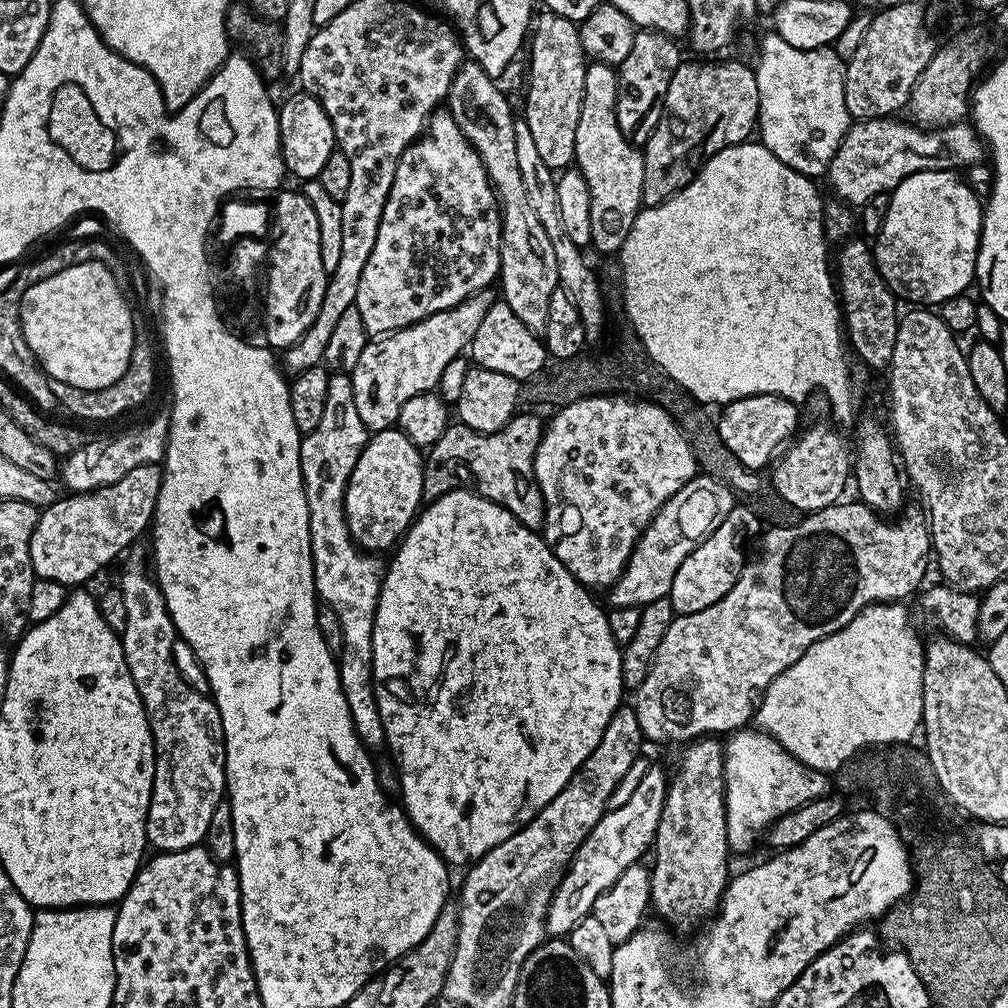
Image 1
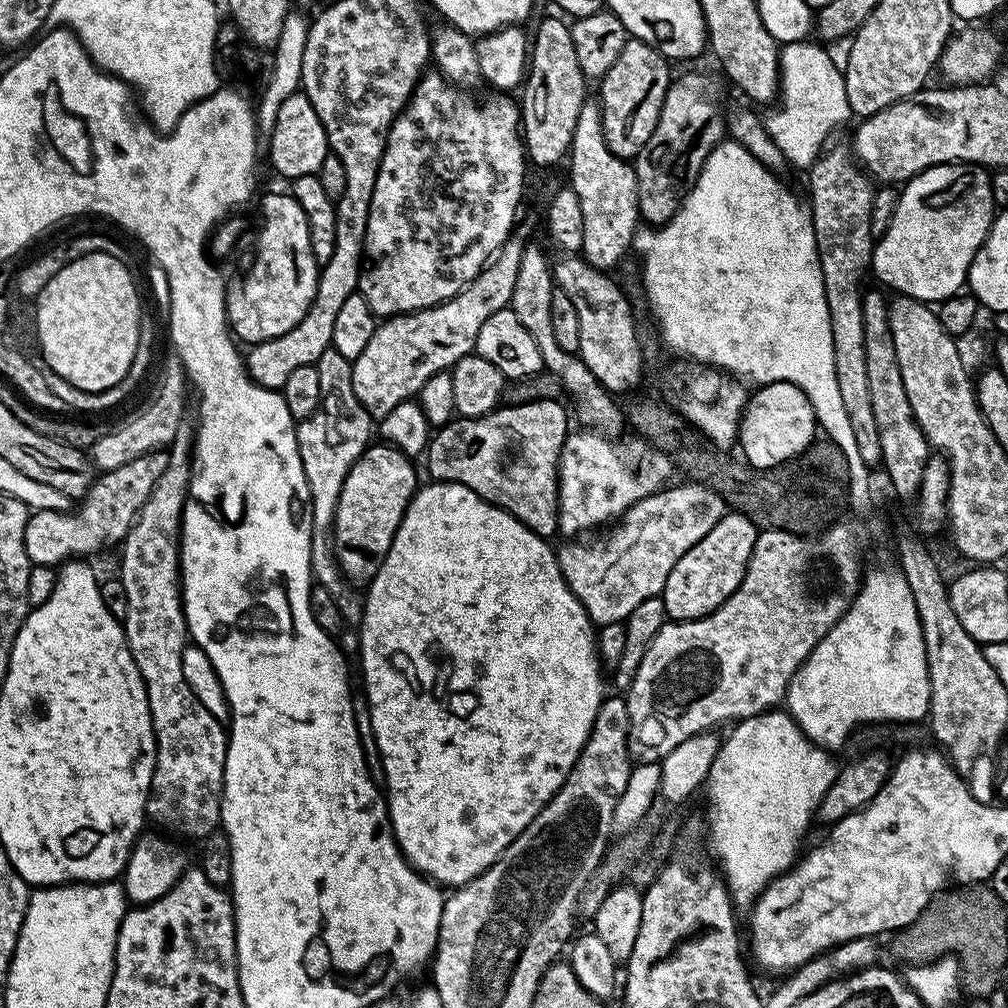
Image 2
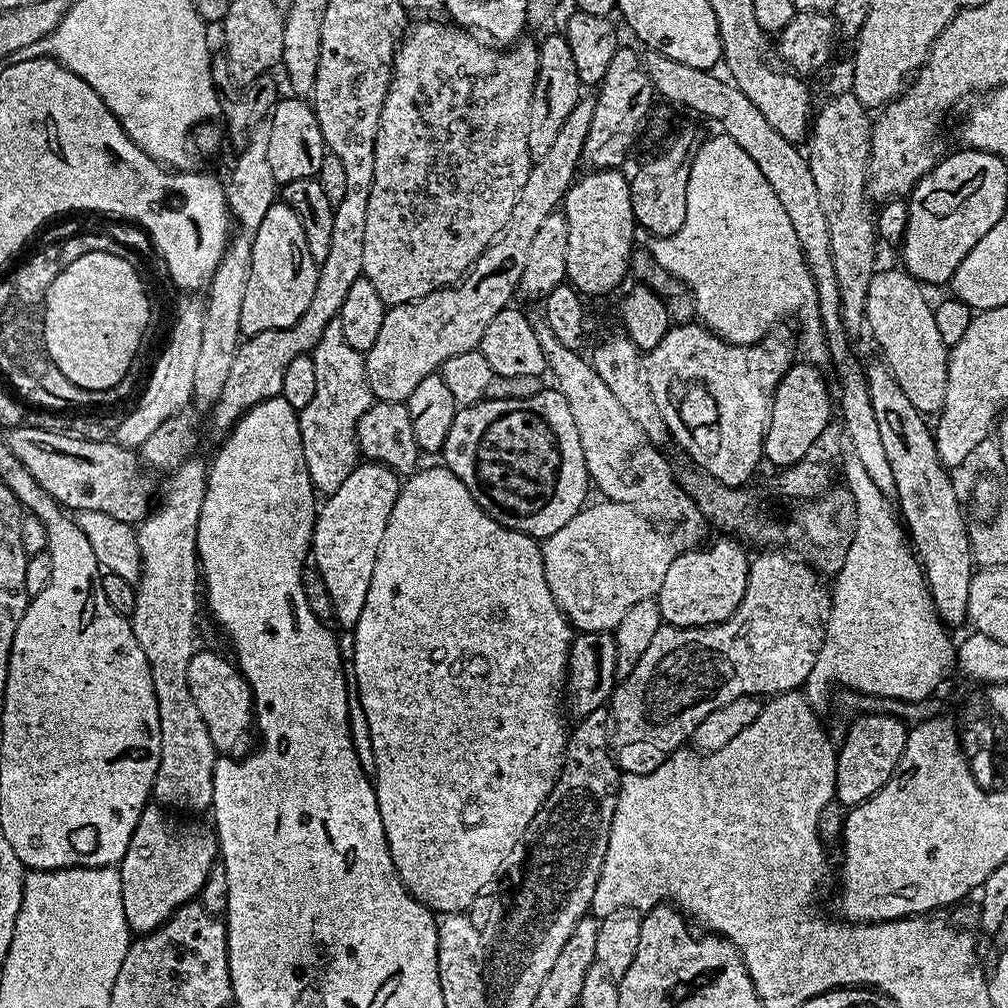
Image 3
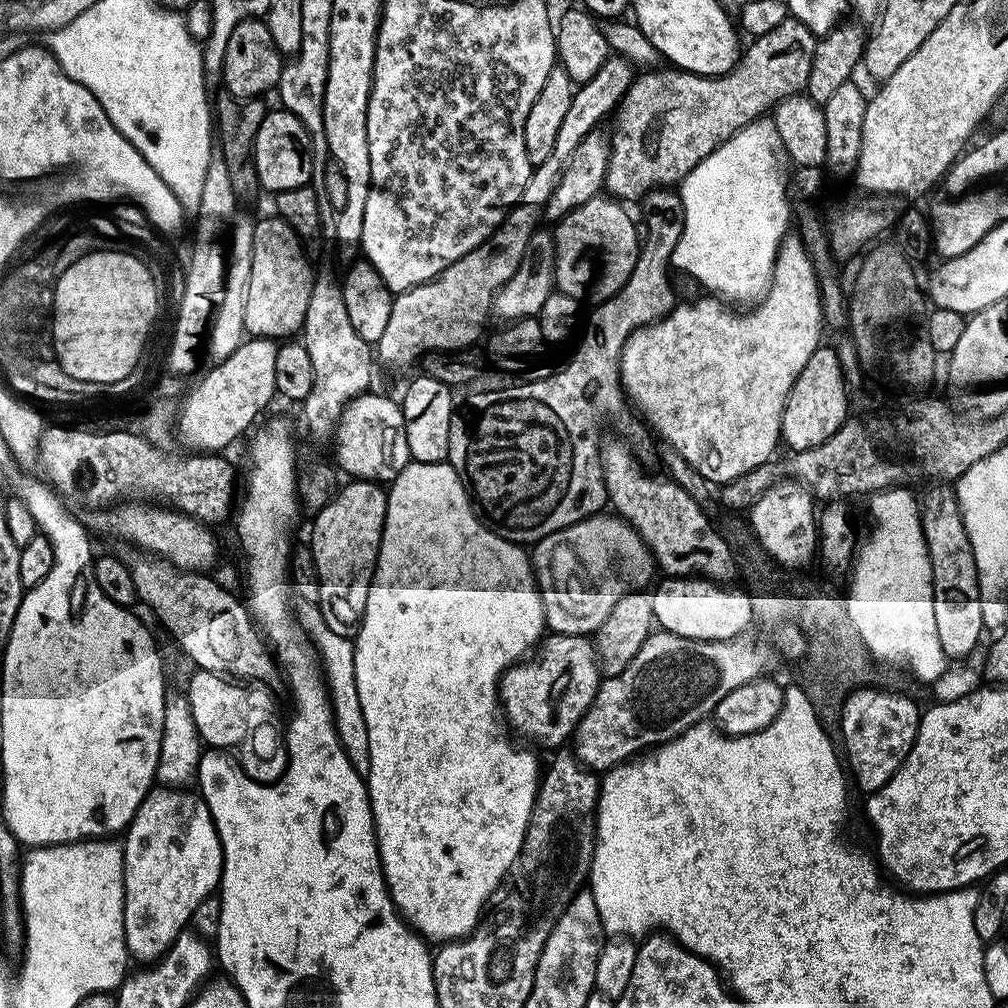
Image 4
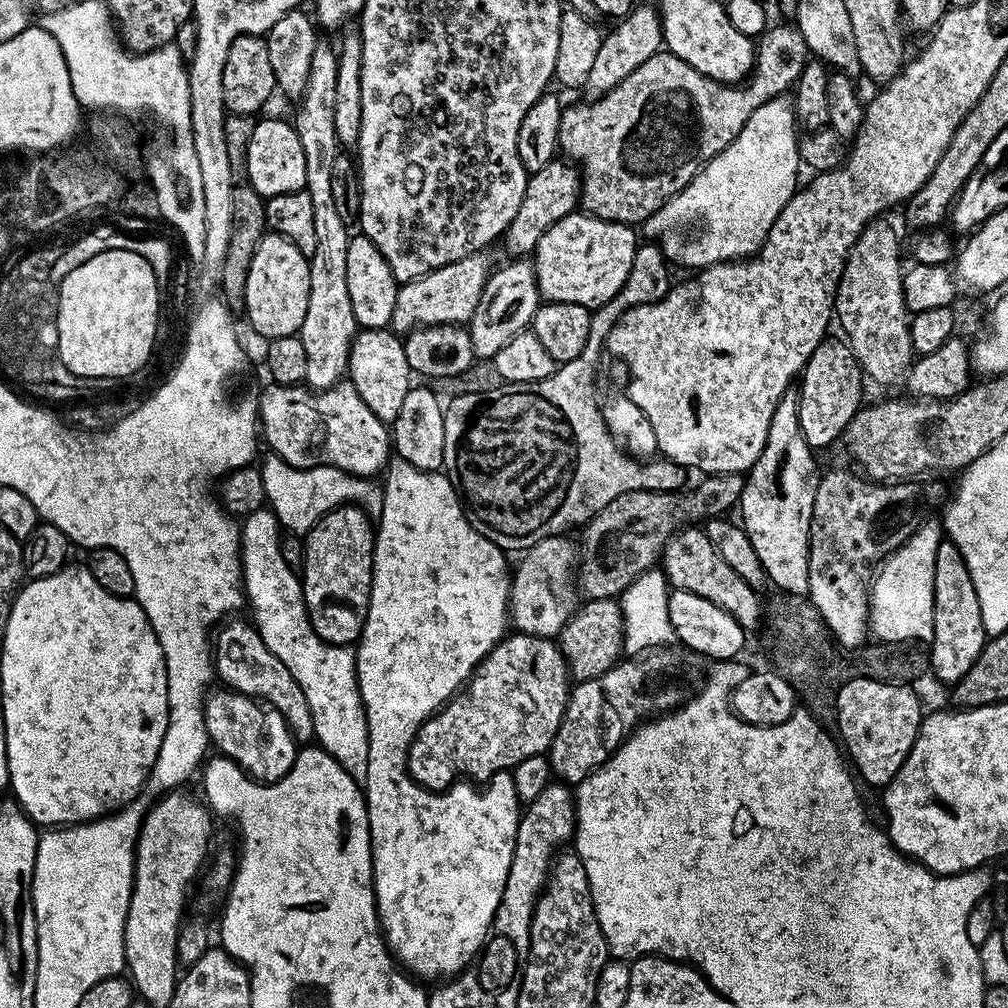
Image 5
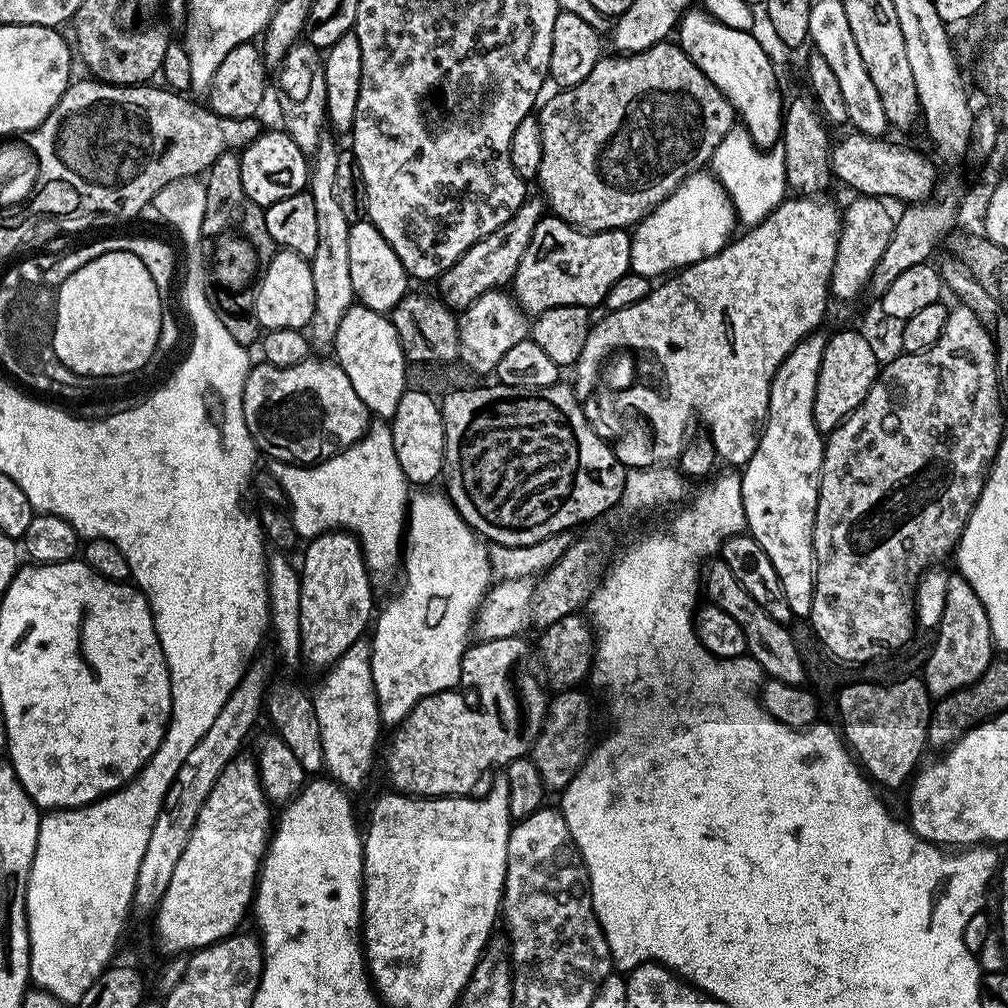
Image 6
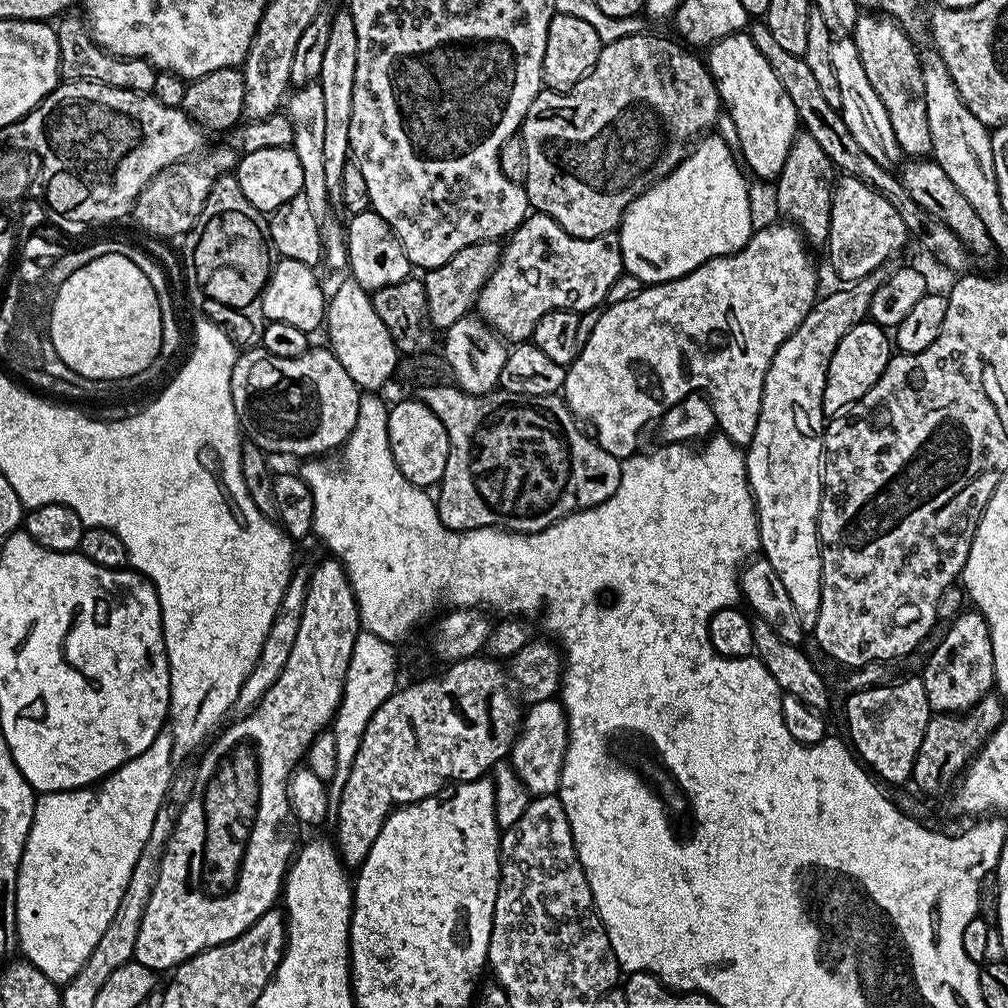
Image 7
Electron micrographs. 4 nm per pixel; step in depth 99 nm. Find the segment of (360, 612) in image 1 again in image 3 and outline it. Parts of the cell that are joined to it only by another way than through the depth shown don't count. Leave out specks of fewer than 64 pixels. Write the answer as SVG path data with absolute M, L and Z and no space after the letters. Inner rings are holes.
M339 319L332 320L322 330L322 336L318 338L310 355L318 386L314 389L314 398L310 398L310 406L301 408L298 412L302 450L313 489L317 493L327 494L338 490L338 486L342 486L342 482L346 482L346 478L350 478L356 468L356 427L362 414L366 414L366 410L372 407L374 397L368 389L365 353L354 350L354 346L346 342Z

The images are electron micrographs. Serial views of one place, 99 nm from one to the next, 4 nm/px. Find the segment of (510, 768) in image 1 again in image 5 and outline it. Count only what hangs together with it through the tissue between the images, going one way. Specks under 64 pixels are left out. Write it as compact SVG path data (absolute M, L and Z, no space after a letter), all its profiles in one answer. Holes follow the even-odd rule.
M396 458L387 465L384 478L385 480L382 480L384 505L380 507L378 513L380 524L378 520L374 528L376 549L372 552L372 589L368 599L368 616L364 619L364 629L360 631L359 641L354 648L357 684L360 687L362 706L365 708L366 722L369 726L369 762L362 791L368 805L368 829L372 835L372 881L376 895L376 913L380 919L380 931L384 941L388 943L388 950L396 957L401 969L407 970L421 981L440 982L463 972L480 955L484 941L488 939L488 933L492 930L492 920L496 917L496 911L504 893L510 862L514 854L516 835L522 815L522 802L514 790L512 773L508 770L497 772L491 780L487 781L485 788L488 789L485 792L479 792L476 789L479 787L468 782L457 782L451 788L443 790L421 788L408 773L408 747L416 739L416 731L463 689L475 673L476 667L487 658L494 645L504 639L506 629L510 624L508 601L512 582L510 564L508 568L507 560L509 557L505 549L499 548L494 542L478 534L478 530L474 530L455 486L449 482L443 471L423 472L410 466L410 462Z

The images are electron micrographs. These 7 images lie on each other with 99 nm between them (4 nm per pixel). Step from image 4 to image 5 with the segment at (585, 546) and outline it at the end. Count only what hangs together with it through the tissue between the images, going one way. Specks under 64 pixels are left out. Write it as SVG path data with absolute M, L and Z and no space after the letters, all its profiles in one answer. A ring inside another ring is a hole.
M567 535L551 536L523 553L524 561L515 565L511 577L512 590L508 601L510 624L517 633L526 636L559 637L560 631L571 620L578 608L577 589L574 587L576 548Z

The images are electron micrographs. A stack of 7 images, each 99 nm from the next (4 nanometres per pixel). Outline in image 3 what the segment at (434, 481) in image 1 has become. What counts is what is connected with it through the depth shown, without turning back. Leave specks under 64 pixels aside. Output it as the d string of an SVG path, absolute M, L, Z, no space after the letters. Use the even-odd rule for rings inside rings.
M541 390L530 398L485 398L477 404L457 407L454 422L450 422L450 434L446 434L443 456L443 467L464 483L485 514L537 542L547 540L550 534L558 534L558 530L562 530L562 526L566 526L566 522L570 522L589 499L590 479L578 429L566 398L557 390Z

